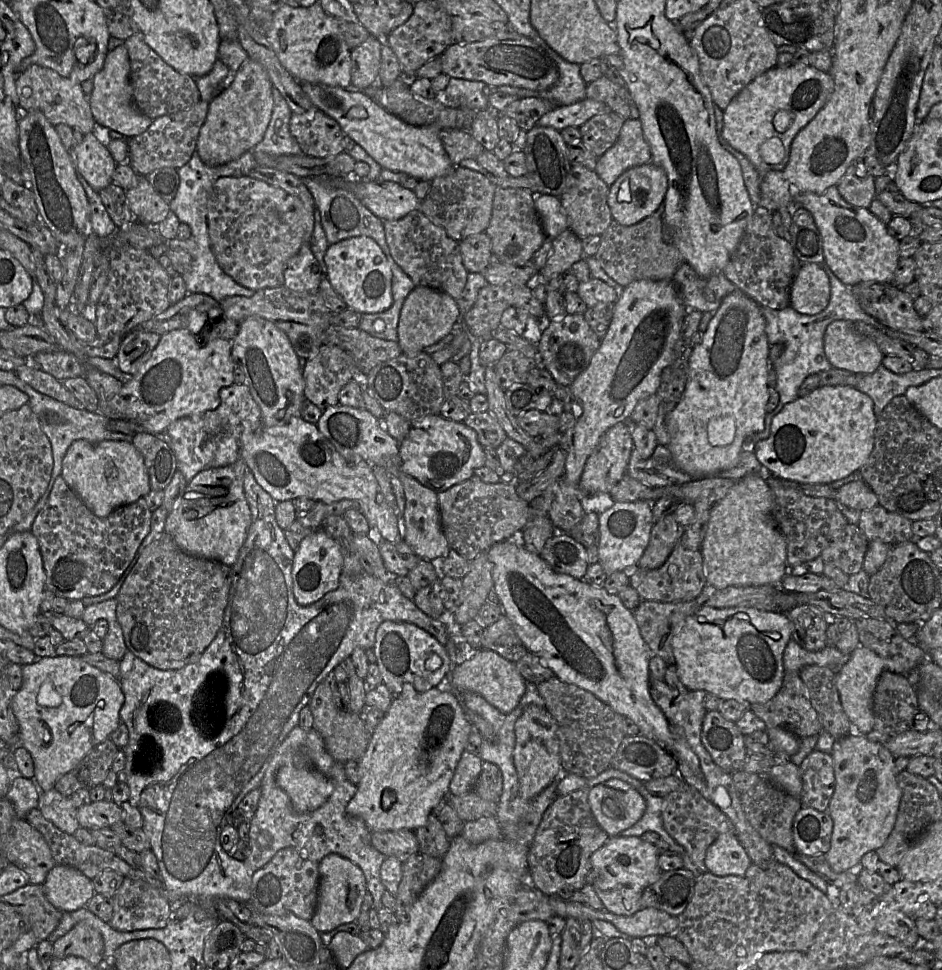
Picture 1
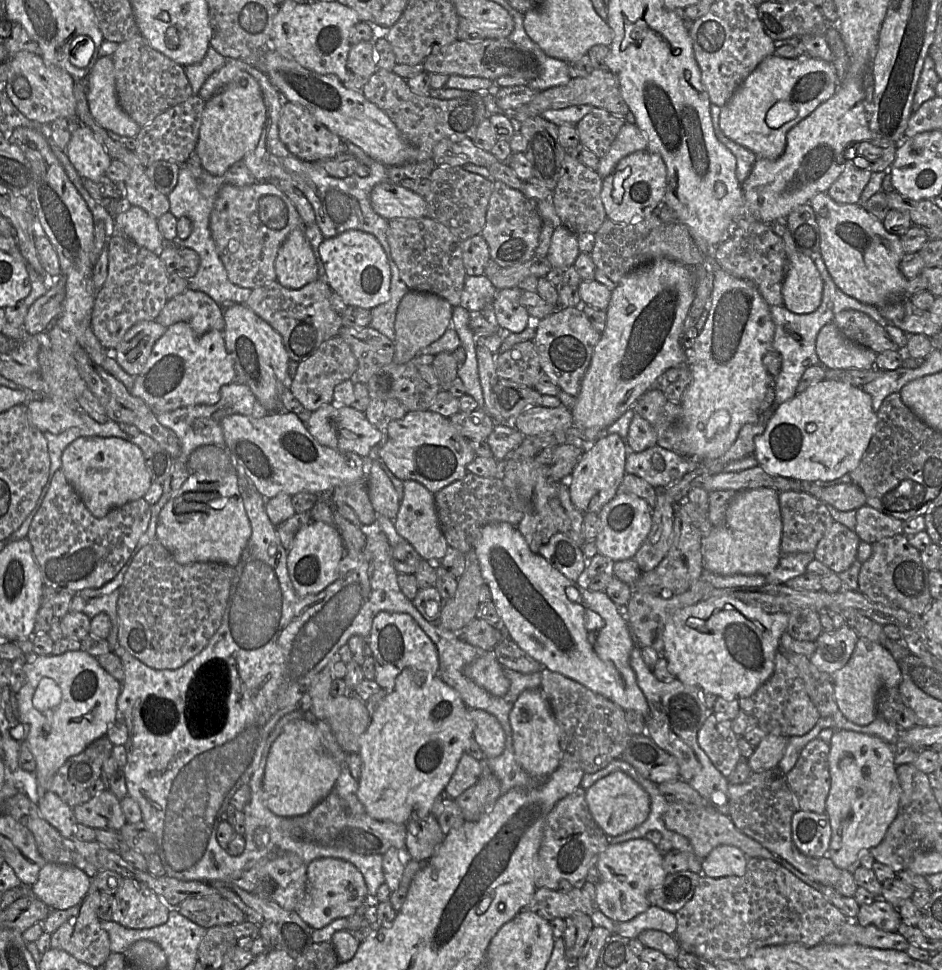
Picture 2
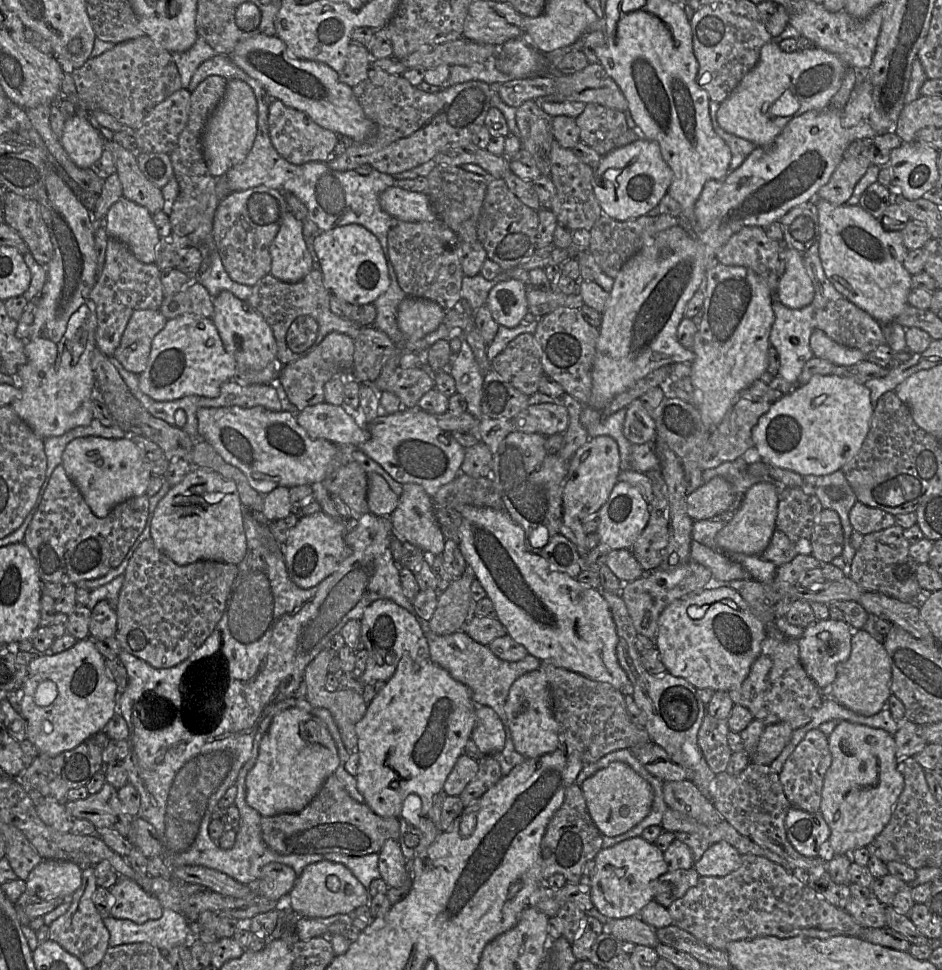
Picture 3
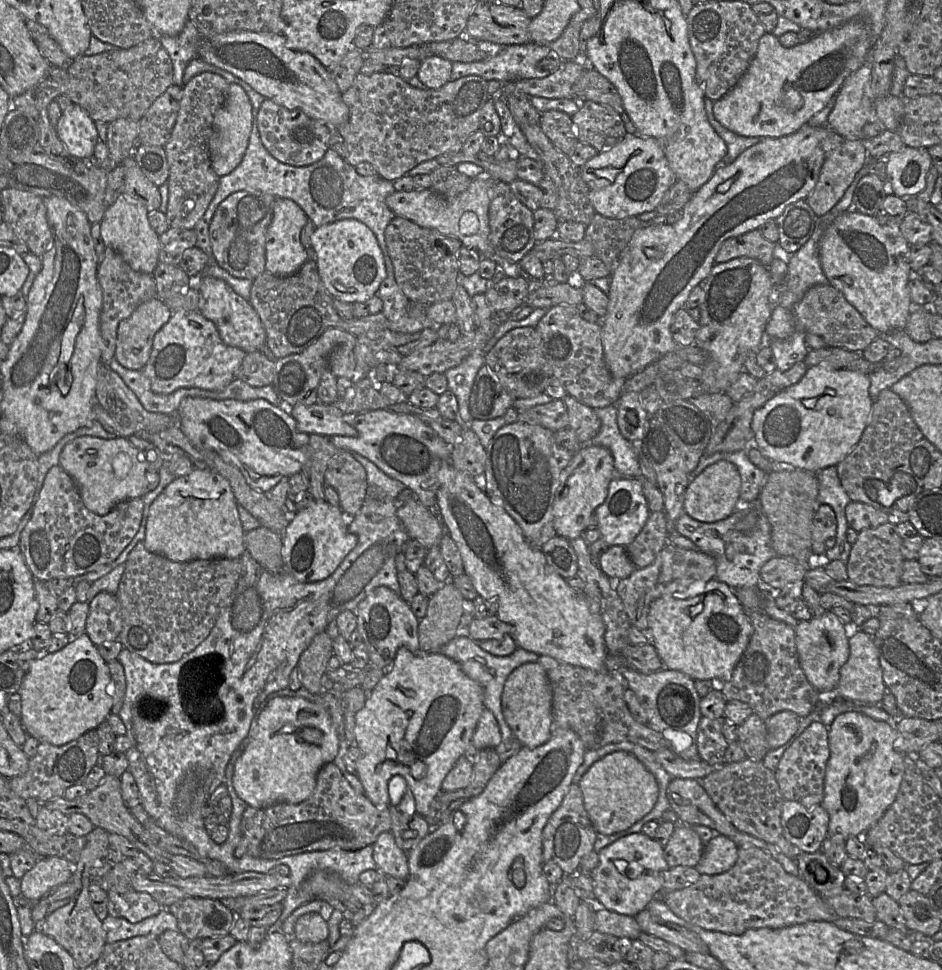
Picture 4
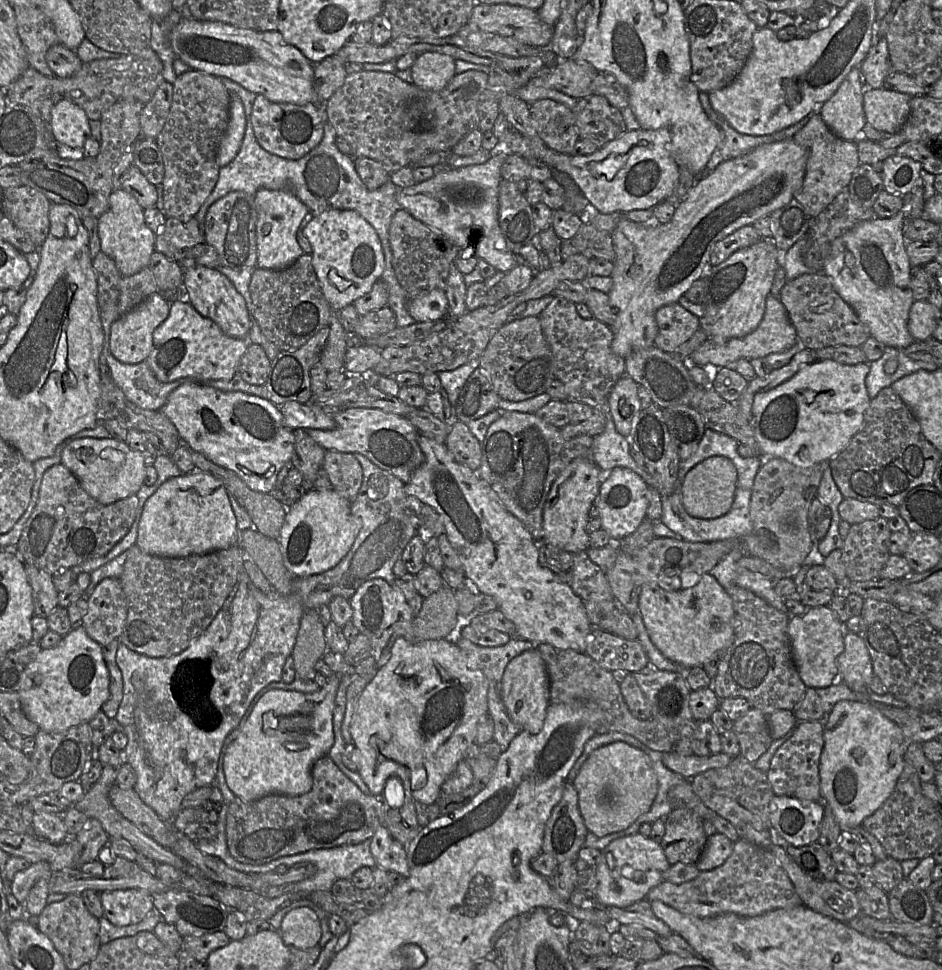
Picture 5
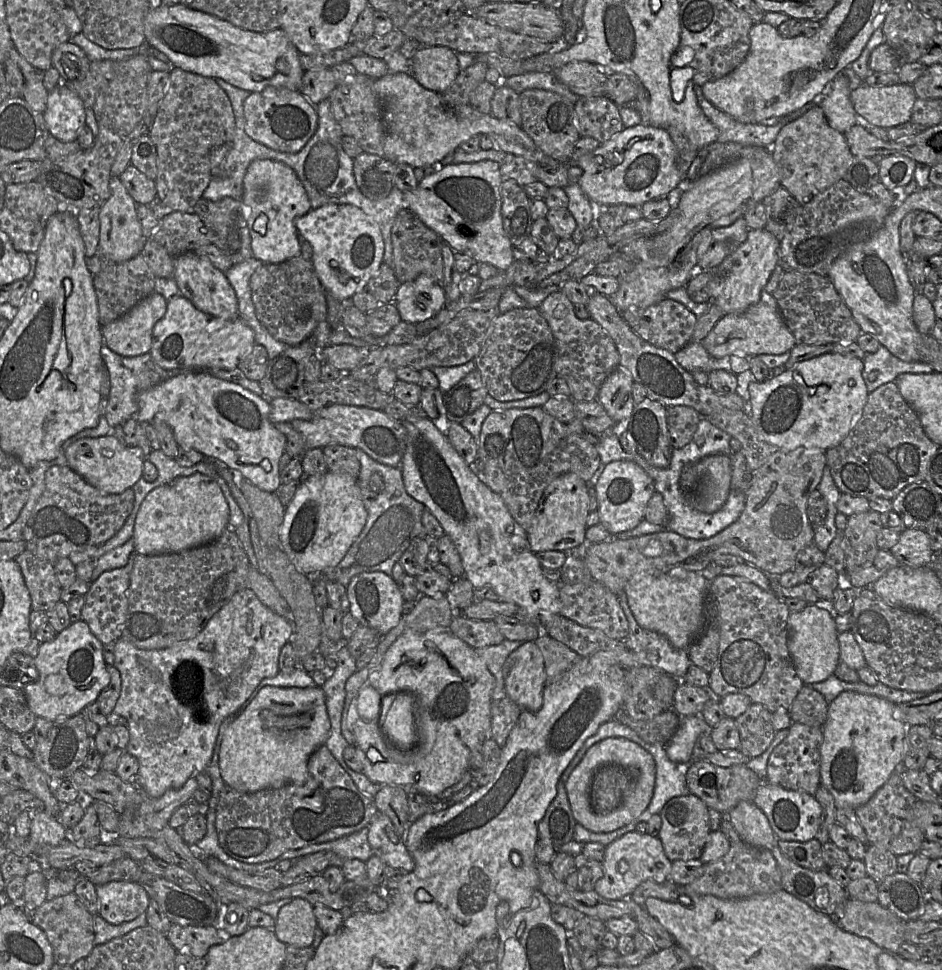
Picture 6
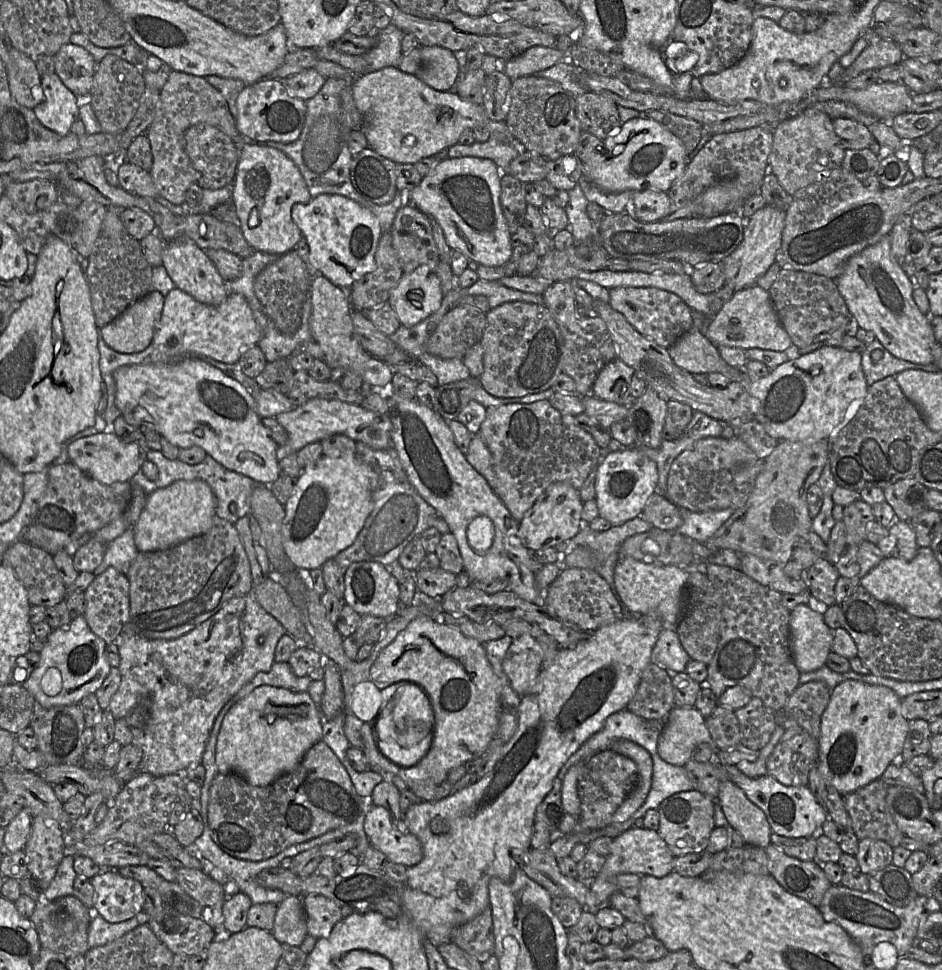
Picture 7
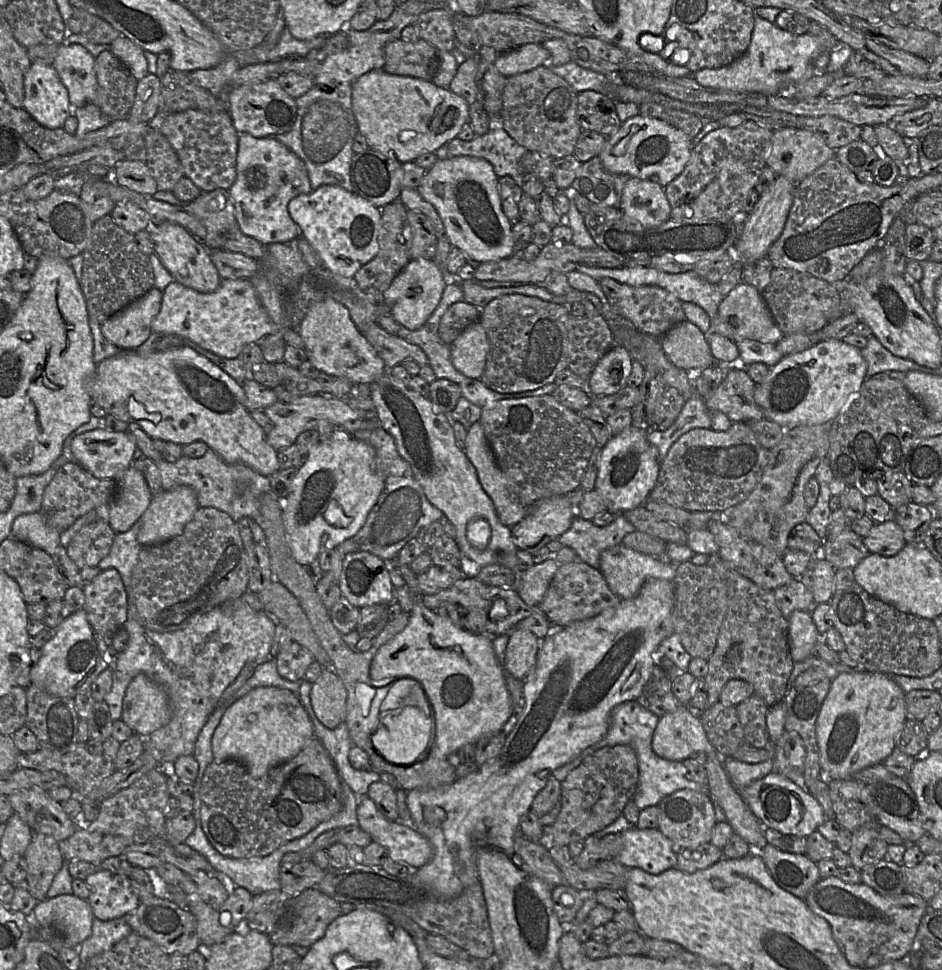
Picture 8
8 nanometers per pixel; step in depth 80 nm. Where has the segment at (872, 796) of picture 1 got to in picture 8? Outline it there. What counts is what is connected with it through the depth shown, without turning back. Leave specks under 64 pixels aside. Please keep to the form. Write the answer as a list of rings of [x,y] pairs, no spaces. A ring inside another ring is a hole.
[[[854,670],[841,673],[831,680],[830,690],[816,722],[820,767],[828,779],[850,779],[864,768],[883,763],[896,748],[896,739],[907,720],[905,696],[906,693],[892,677],[883,673]]]

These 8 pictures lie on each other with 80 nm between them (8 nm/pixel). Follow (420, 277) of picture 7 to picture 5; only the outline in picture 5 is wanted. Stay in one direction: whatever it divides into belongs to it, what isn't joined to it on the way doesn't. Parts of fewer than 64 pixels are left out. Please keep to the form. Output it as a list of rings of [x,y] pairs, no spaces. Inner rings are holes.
[[[434,289],[410,298],[408,311],[416,323],[440,320],[448,315],[448,299],[443,290]]]

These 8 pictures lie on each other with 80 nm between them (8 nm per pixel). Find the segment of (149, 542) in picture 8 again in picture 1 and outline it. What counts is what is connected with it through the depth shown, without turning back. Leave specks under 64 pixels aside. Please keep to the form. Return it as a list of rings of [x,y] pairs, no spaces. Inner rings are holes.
[[[239,458],[232,465],[203,470],[187,483],[168,513],[164,529],[180,549],[190,555],[218,561],[229,567],[236,562],[251,524],[251,513],[243,489],[243,473],[246,469],[244,460]]]

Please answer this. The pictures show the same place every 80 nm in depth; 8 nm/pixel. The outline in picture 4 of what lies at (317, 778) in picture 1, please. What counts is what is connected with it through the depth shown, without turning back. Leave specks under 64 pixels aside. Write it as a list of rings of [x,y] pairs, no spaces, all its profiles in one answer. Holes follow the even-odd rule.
[[[268,697],[264,709],[253,718],[248,736],[235,760],[233,787],[238,797],[253,808],[266,808],[277,803],[301,803],[312,795],[317,773],[322,766],[333,762],[338,748],[333,721],[321,705],[302,697]]]

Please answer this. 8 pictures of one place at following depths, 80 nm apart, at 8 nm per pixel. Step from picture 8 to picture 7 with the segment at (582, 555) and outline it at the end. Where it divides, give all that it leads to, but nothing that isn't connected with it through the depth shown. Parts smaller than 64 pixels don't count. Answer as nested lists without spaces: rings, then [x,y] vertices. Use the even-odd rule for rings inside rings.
[[[638,516],[603,532],[594,531],[588,527],[589,524],[583,524],[580,531],[571,539],[576,546],[588,547],[593,552],[596,557],[594,570],[606,580],[615,594],[614,569],[619,559],[621,544],[626,538],[639,534],[639,527],[644,523],[647,521]]]

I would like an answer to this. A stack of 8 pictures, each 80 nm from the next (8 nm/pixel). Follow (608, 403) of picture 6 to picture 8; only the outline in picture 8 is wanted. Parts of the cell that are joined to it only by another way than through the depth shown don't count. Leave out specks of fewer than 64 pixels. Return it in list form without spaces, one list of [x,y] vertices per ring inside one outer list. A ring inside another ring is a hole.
[[[612,347],[588,378],[590,396],[611,395],[626,387],[632,366],[633,359],[624,347]]]

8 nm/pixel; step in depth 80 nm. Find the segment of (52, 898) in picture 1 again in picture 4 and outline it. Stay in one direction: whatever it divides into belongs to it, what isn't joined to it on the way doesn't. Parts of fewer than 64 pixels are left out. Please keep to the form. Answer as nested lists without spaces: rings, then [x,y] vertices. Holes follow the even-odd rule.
[[[59,857],[39,858],[36,865],[21,879],[21,895],[39,901],[53,887],[71,880],[74,865]]]

